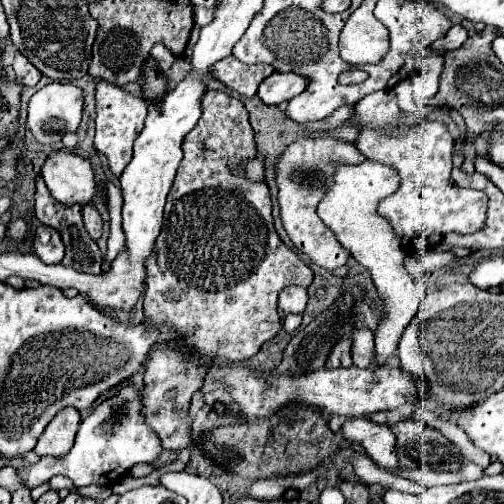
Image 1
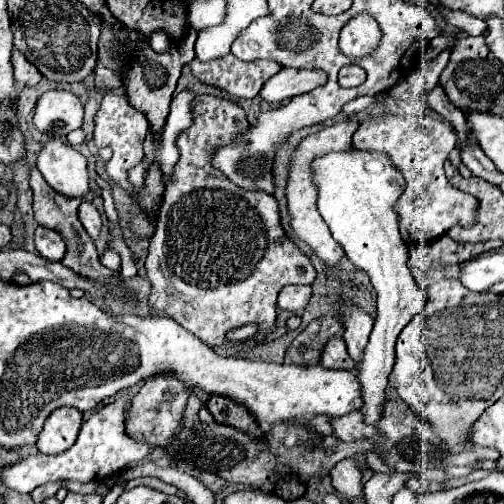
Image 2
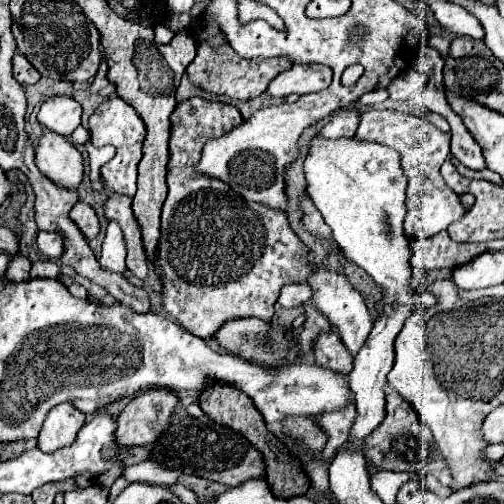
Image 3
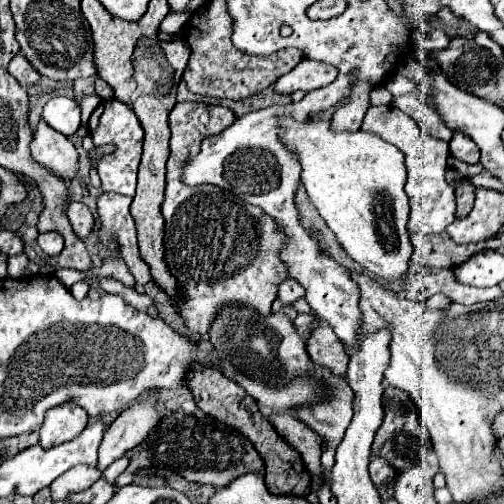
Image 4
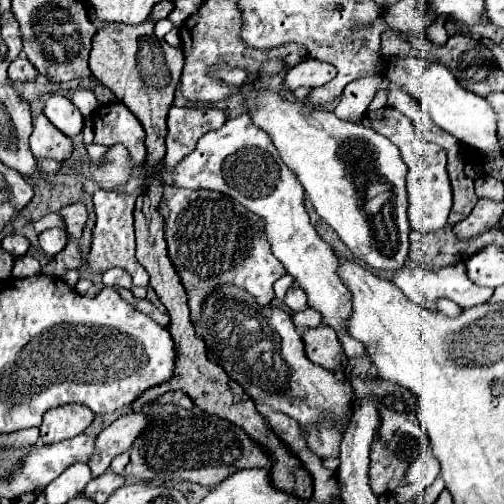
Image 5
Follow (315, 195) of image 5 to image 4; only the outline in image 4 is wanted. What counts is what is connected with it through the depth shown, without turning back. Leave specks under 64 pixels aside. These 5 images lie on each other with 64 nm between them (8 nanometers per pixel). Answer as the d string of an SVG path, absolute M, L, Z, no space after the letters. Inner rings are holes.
M284 118L282 142L288 144L288 148L296 150L302 166L302 182L306 186L306 192L312 204L316 206L318 214L336 234L336 240L346 250L346 254L354 262L362 264L370 274L384 278L388 282L402 282L402 278L408 274L408 262L412 256L412 244L406 232L408 196L404 192L406 166L402 152L396 146L380 140L378 136L372 136L362 130L336 134L330 130L330 122L320 118L308 120L304 124Z

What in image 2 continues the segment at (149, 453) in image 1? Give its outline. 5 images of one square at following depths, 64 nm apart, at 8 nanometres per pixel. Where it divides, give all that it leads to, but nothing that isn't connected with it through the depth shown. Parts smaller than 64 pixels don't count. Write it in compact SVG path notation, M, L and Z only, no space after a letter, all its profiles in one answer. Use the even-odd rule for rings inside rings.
M118 398L116 402L110 402L96 410L80 428L76 444L58 454L58 456L30 456L18 464L12 464L10 468L4 468L2 480L6 482L8 488L18 490L18 492L32 492L34 488L46 484L46 482L56 482L56 480L76 480L76 482L102 482L108 480L116 474L120 474L128 464L142 462L148 458L152 452L152 444L148 444L144 438L134 438L128 436L128 430L124 428L124 416L128 416L128 404L132 404L126 398Z

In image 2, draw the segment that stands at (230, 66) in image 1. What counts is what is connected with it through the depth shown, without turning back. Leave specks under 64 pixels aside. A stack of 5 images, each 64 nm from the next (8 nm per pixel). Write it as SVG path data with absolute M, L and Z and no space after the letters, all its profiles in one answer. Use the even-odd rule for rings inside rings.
M226 54L224 58L212 62L190 62L192 72L206 84L218 86L240 98L254 98L262 84L282 70L280 64L272 60L240 62L236 56Z

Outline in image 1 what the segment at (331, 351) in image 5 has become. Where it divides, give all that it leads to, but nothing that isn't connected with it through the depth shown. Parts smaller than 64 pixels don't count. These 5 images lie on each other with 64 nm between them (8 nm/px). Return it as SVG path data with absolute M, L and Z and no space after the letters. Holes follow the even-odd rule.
M344 338L332 348L326 368L348 368L348 366L352 366L352 340Z

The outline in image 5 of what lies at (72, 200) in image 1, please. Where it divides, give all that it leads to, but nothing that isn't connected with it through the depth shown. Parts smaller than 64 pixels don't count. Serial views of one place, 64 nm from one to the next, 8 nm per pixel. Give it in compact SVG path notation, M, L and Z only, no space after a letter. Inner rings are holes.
M40 114L34 120L34 132L30 136L30 150L36 158L56 160L58 164L66 164L74 152L72 140L56 130L50 120Z

